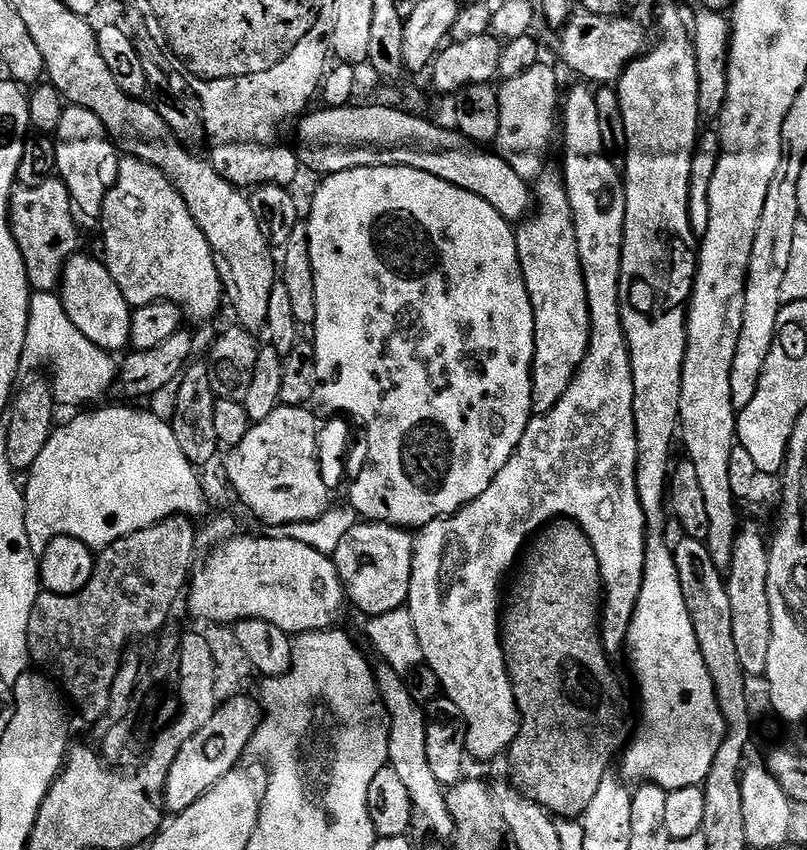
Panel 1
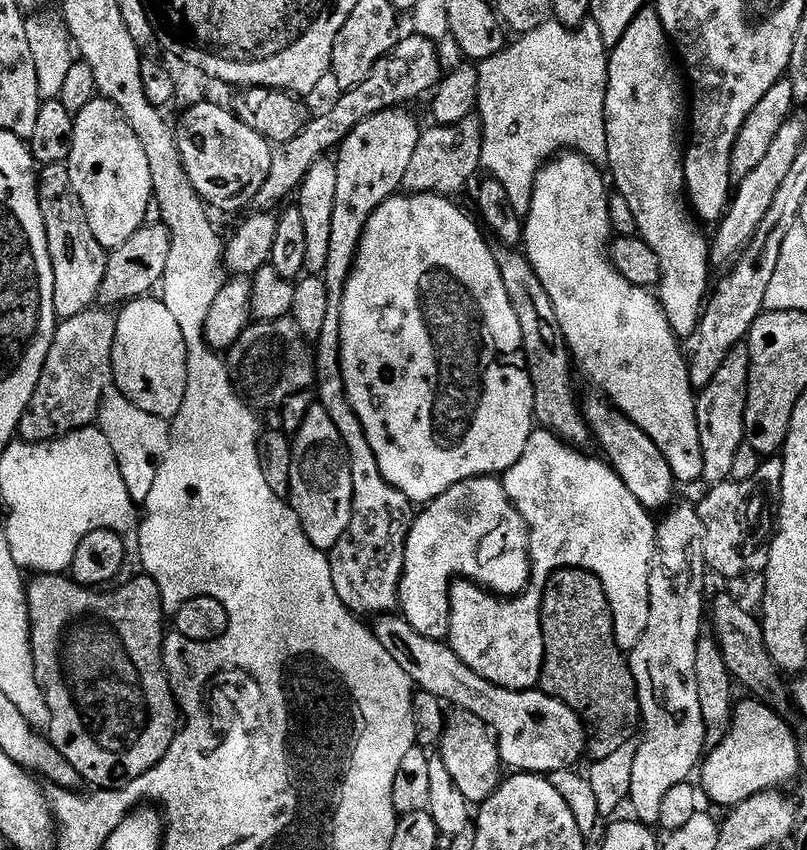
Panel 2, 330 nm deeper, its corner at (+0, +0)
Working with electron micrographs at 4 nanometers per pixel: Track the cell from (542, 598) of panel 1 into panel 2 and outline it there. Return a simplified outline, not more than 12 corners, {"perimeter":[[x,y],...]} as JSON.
{"perimeter":[[585,568],[544,587],[539,691],[584,721],[593,761],[642,717],[612,603]]}

